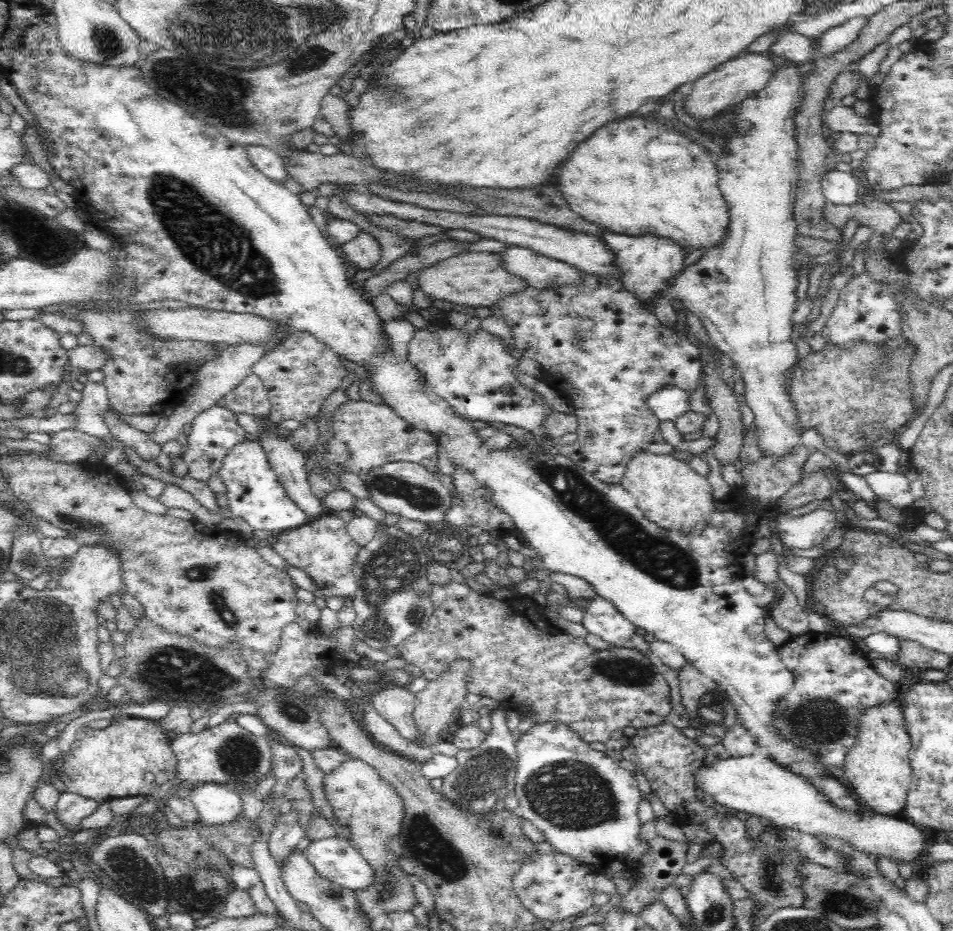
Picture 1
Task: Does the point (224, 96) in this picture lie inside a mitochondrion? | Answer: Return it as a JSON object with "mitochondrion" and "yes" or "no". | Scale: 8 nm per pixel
{"mitochondrion":"yes"}

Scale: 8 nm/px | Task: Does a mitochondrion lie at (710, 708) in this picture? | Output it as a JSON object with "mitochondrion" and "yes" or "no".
{"mitochondrion":"yes"}

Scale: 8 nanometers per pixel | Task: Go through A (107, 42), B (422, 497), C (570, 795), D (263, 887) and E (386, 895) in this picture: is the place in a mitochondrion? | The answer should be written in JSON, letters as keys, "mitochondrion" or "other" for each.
{"A":"mitochondrion","B":"mitochondrion","C":"mitochondrion","D":"other","E":"mitochondrion"}

